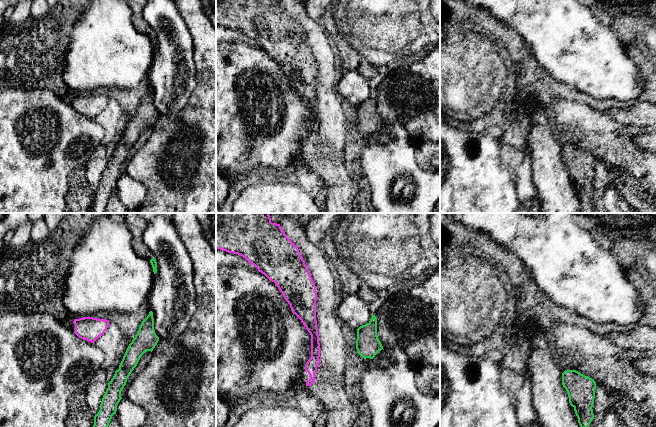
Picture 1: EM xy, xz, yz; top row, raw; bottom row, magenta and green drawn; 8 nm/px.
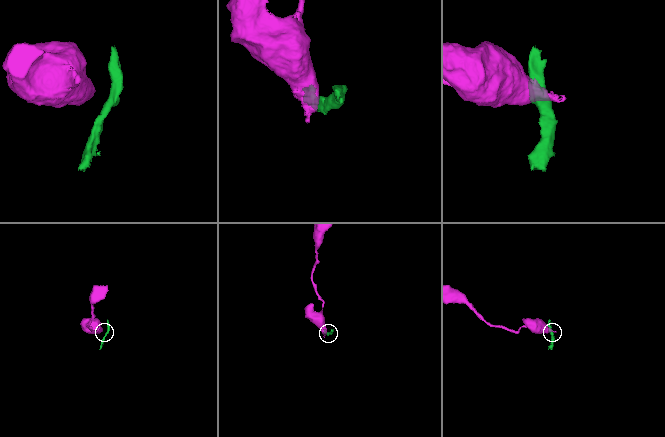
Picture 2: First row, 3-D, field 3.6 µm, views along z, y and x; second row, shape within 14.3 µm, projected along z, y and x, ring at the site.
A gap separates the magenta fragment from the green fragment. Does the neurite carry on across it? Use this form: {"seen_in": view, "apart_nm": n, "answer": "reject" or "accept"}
{"seen_in": "xy", "apart_nm": 220, "answer": "reject"}

